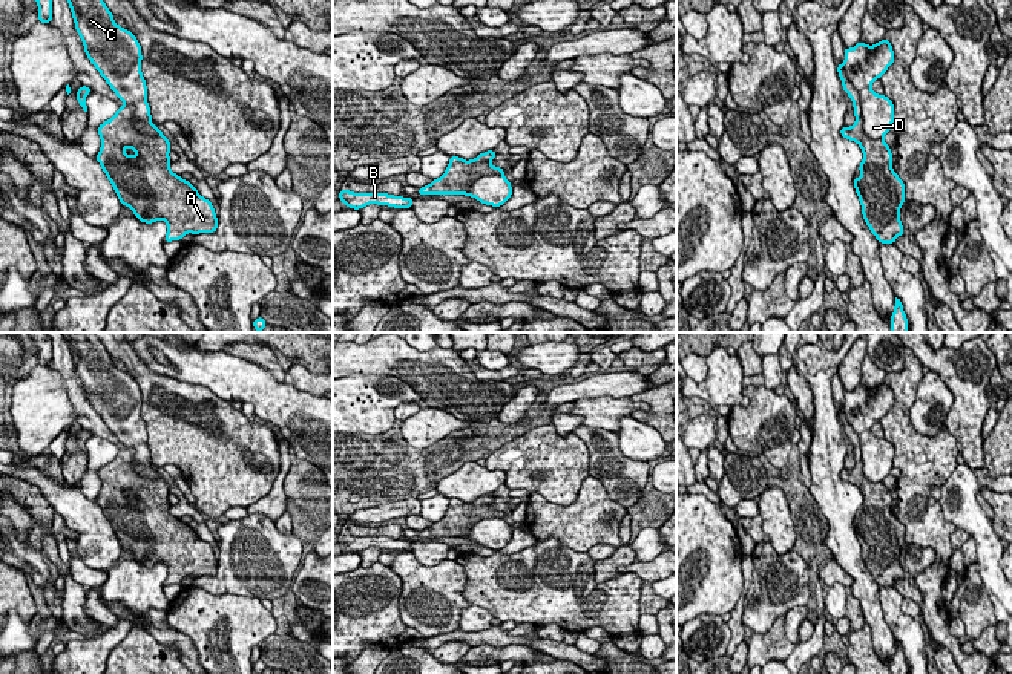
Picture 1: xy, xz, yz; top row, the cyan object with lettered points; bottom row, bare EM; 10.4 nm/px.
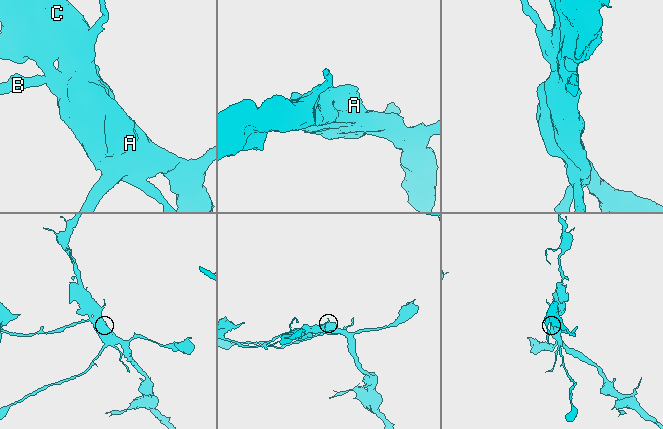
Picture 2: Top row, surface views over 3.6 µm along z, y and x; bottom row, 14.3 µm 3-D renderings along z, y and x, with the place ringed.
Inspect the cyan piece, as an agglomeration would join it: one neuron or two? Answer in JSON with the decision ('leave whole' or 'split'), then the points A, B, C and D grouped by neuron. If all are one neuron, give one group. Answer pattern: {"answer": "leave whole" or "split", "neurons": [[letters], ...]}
{"answer": "split", "neurons": [["A"], ["B", "C", "D"]]}

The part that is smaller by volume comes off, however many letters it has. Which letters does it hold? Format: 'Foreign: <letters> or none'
Foreign: A

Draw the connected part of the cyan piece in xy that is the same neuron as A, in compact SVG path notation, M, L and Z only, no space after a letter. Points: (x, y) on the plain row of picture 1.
M132 447L118 450L117 456L97 472L101 492L95 502L113 528L121 548L130 550L141 565L166 564L167 577L164 585L181 584L187 576L216 576L218 561L212 545L202 541L189 524L169 512L169 483L164 478L150 481L140 476L130 464L133 455L135 449Z

